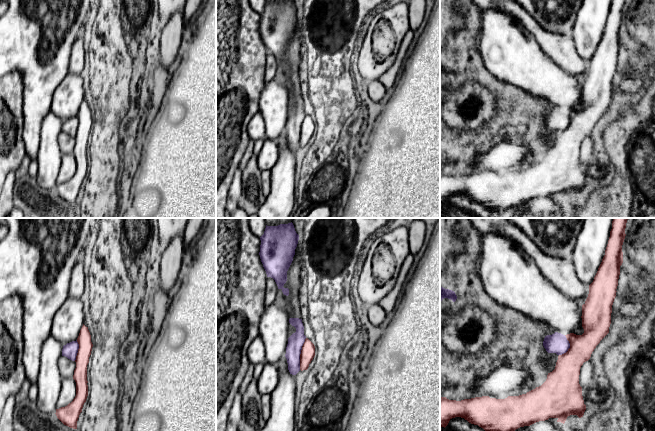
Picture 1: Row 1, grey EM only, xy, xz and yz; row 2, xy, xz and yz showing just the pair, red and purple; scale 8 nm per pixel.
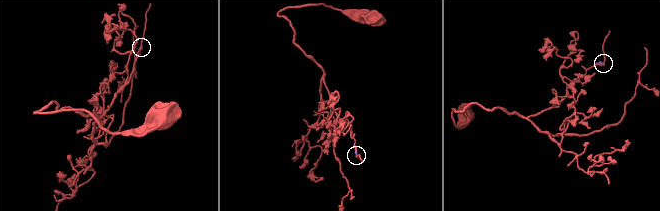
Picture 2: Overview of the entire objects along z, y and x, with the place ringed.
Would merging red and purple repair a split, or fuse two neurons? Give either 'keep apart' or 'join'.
join

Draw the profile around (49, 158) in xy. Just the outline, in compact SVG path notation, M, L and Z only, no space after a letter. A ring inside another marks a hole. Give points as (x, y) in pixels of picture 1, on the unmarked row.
M51 111L42 121L37 155L38 172L34 183L43 189L56 189L63 155L58 144L62 125L63 121Z

